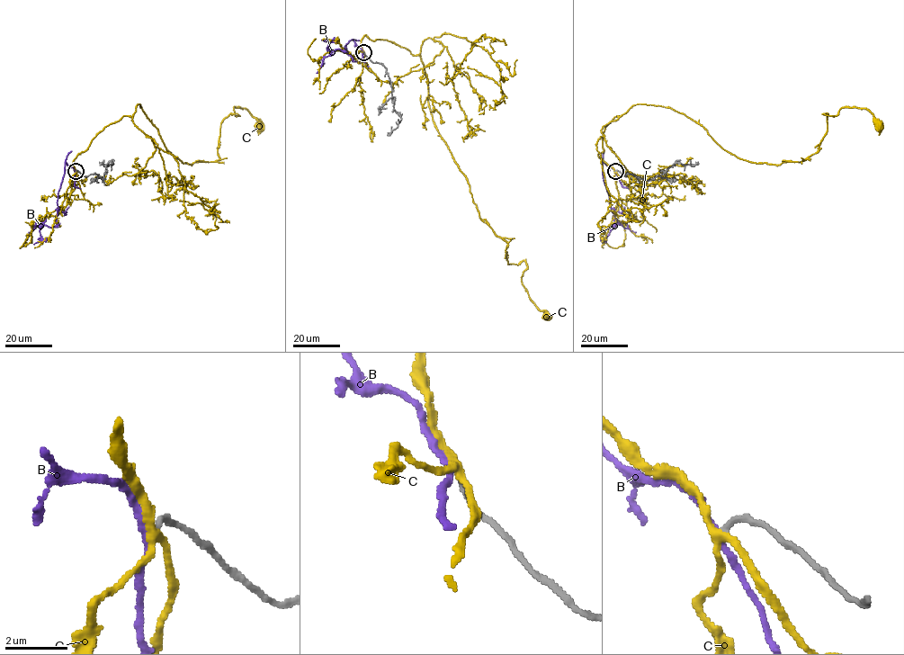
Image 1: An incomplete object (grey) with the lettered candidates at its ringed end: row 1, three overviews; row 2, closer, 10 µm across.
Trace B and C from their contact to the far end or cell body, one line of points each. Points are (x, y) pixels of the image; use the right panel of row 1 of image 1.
B: (614, 171), (603, 164), (603, 177), (614, 219), (612, 227), (620, 224), (636, 232)
C: (614, 171), (598, 155), (603, 133), (640, 103), (767, 164), (818, 150), (823, 113), (865, 108), (880, 126)

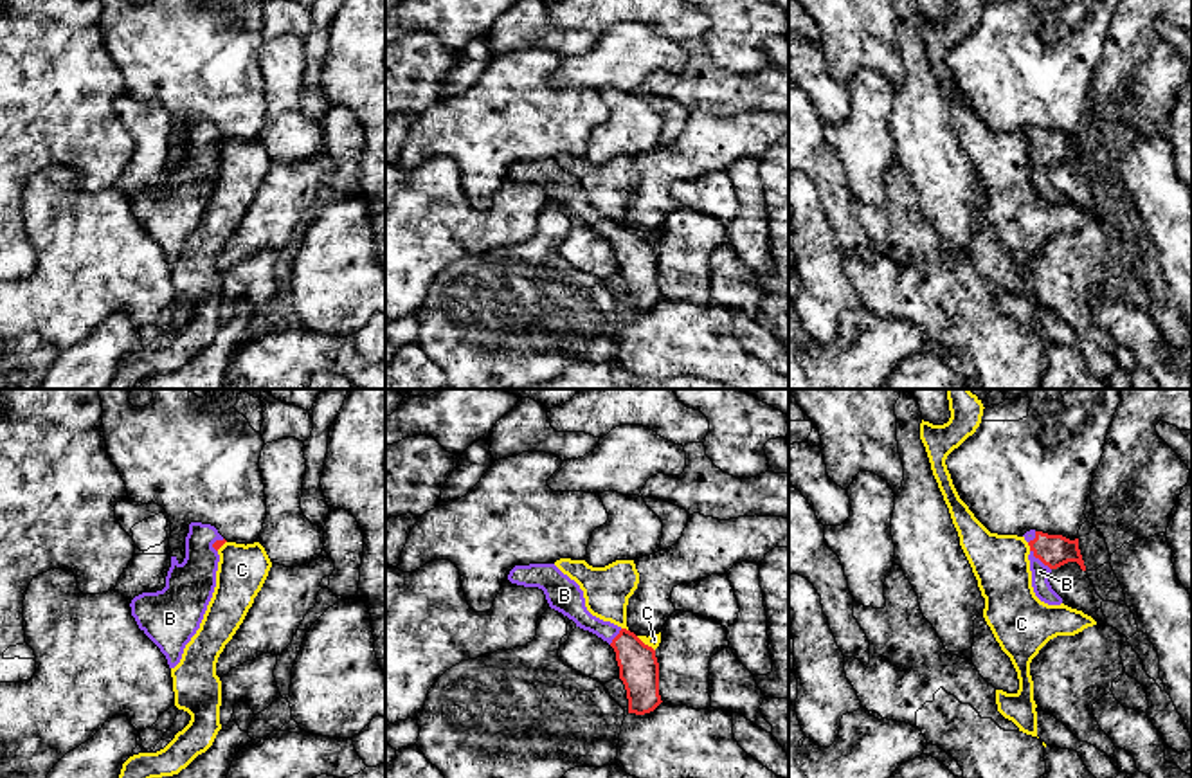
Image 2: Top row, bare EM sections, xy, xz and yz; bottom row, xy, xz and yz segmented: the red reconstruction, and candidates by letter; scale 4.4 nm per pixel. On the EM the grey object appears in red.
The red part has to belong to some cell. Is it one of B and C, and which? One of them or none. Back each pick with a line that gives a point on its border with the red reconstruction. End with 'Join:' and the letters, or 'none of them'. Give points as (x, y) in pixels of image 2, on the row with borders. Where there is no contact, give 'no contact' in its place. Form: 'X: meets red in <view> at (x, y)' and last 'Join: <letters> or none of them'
B: meets red in yz at (1039, 559)
Join: B

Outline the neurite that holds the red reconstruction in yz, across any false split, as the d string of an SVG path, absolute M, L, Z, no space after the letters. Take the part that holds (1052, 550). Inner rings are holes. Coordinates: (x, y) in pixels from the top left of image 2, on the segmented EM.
M1035 529L1026 531L1023 537L1030 546L1028 560L1035 596L1048 605L1061 605L1062 598L1052 589L1048 576L1068 562L1077 562L1086 571L1079 538L1070 540L1062 535L1048 535Z

